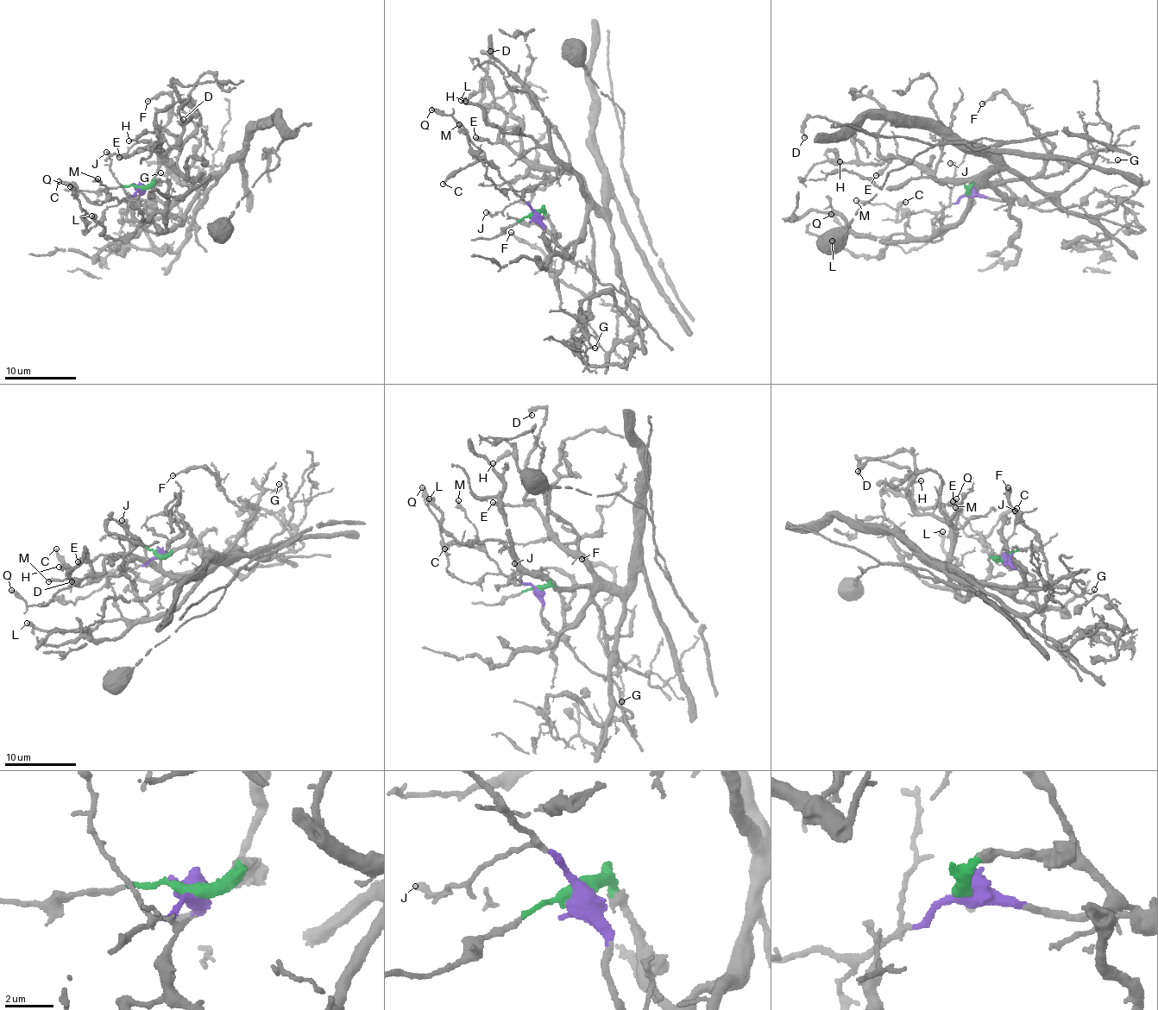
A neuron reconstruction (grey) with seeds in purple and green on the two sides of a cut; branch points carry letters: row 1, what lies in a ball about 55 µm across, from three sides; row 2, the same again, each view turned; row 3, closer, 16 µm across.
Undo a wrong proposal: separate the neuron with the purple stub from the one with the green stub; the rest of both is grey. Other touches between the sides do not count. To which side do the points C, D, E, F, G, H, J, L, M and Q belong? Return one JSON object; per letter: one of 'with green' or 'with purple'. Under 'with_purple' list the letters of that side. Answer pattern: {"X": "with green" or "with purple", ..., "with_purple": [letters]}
{"C": "with purple", "D": "with green", "E": "with green", "F": "with green", "G": "with green", "H": "with green", "J": "with purple", "L": "with green", "M": "with purple", "Q": "with purple", "with_purple": ["C", "J", "M", "Q"]}

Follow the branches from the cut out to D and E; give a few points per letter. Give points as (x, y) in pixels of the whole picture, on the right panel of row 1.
D: (968, 192), (998, 182), (1011, 196), (904, 158), (865, 163), (849, 130), (821, 116), (805, 138)
E: (968, 192), (998, 182), (1011, 196), (935, 179), (899, 159), (875, 175)

